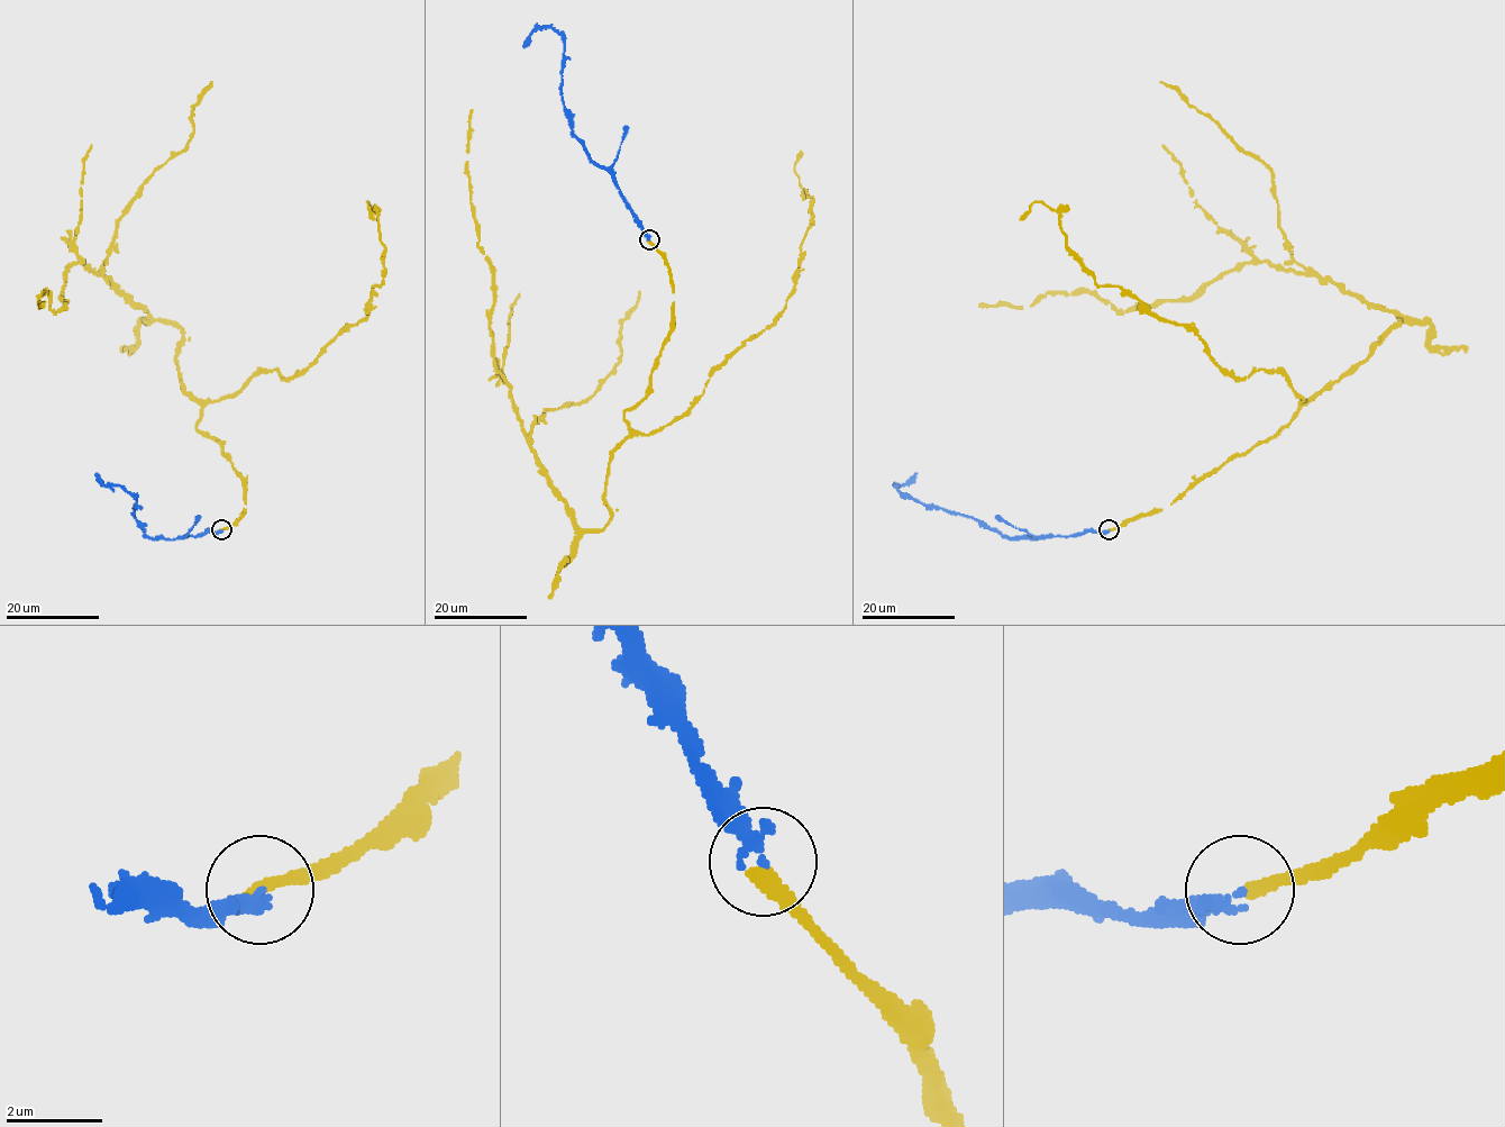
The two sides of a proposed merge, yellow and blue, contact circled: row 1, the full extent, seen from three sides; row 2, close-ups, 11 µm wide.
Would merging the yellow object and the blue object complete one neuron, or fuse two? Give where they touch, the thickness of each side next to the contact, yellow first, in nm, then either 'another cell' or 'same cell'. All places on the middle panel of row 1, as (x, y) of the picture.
place (649, 239); calibres 260 and 240 nm; same cell

